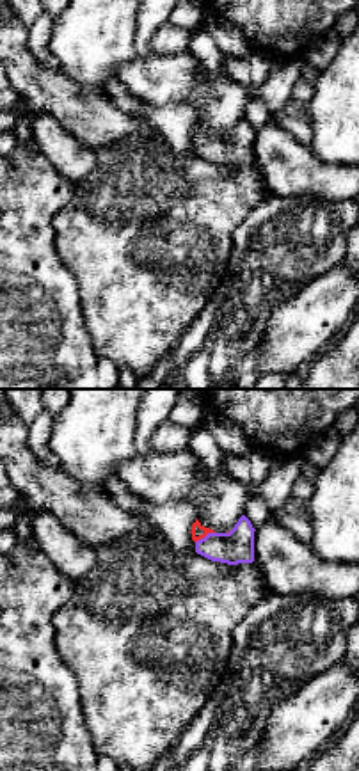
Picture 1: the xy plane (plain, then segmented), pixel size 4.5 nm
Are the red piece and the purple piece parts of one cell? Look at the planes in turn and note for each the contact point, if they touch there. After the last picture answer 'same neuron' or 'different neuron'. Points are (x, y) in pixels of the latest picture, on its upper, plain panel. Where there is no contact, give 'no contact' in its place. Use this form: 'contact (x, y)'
contact (205, 137)

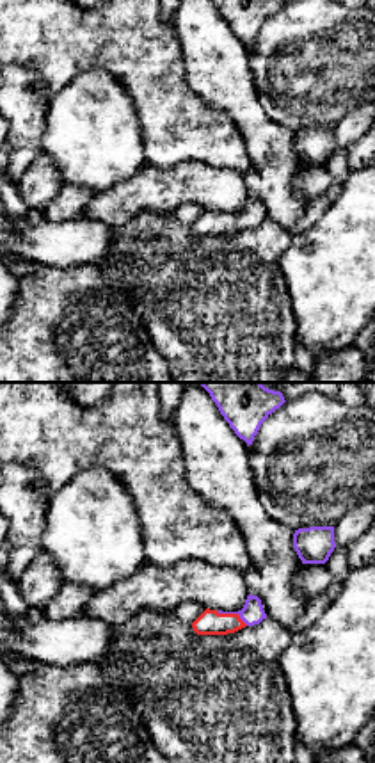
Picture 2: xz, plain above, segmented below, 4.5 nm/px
contact (233, 216)

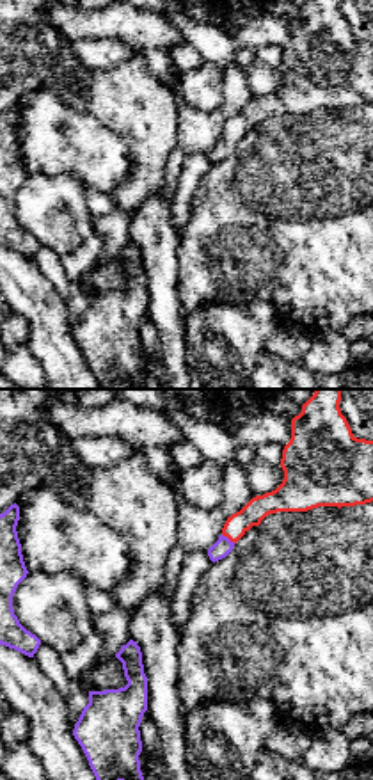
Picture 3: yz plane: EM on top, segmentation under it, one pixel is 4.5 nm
contact (230, 141)

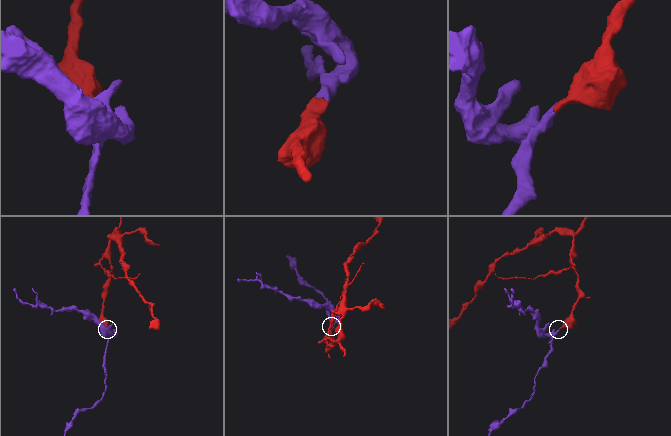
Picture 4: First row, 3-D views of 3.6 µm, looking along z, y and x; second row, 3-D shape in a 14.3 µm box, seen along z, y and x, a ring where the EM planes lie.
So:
same neuron

